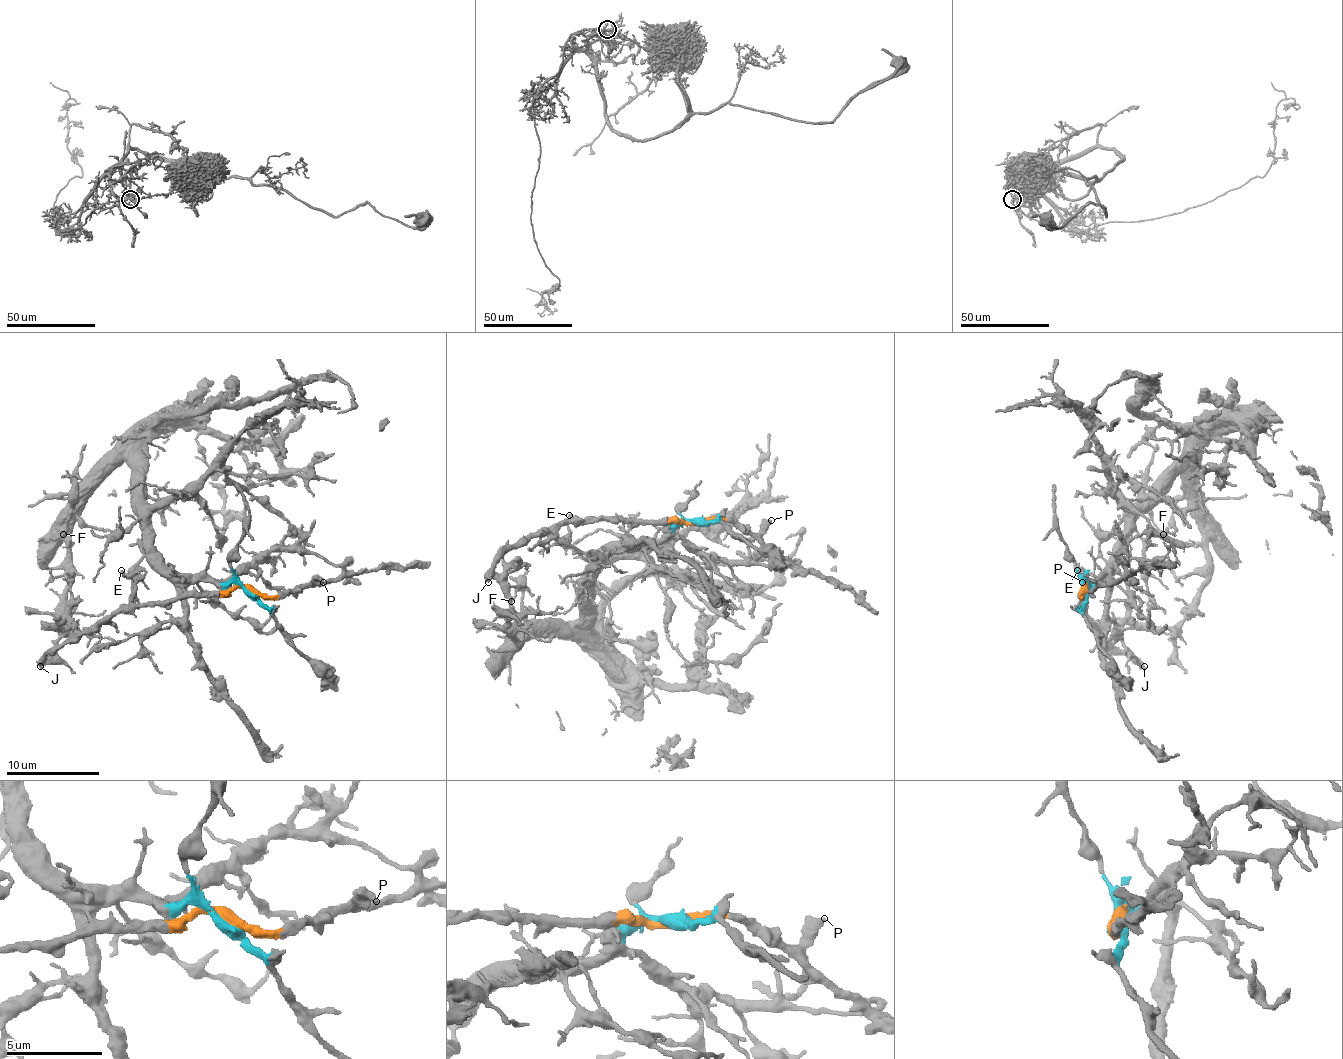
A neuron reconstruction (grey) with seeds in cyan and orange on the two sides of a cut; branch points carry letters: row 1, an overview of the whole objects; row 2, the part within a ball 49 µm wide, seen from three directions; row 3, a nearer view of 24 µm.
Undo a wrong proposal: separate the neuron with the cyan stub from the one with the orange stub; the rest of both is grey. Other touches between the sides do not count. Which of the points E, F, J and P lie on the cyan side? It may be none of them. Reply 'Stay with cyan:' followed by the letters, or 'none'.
Stay with cyan: F

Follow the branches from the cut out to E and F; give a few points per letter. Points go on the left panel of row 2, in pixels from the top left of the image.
E: (249, 590), (183, 593), (169, 600), (134, 604), (134, 581), (120, 569)
F: (249, 590), (193, 574), (176, 574), (169, 567), (153, 546), (146, 485), (125, 462), (76, 497), (64, 534)

